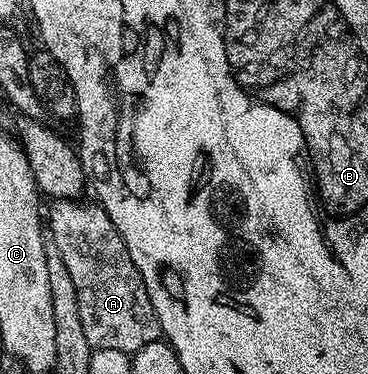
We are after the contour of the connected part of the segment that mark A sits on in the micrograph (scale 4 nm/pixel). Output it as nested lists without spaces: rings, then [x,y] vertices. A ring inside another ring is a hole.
[[[62,198],[53,201],[51,203],[52,207],[49,210],[47,207],[46,210],[46,230],[54,240],[54,244],[58,244],[58,252],[62,252],[62,261],[66,264],[66,269],[70,271],[70,280],[74,280],[74,292],[78,292],[78,316],[82,319],[82,332],[86,332],[86,340],[90,343],[92,349],[118,348],[118,352],[126,352],[131,356],[137,350],[146,348],[146,344],[157,341],[161,337],[158,316],[154,312],[154,304],[150,304],[150,296],[146,292],[146,284],[142,280],[142,276],[138,272],[134,260],[130,258],[130,252],[126,250],[126,244],[122,240],[118,228],[114,228],[114,224],[110,224],[110,216],[106,216],[106,212],[100,205],[93,204],[91,201],[89,201],[90,203],[84,201],[73,200],[71,198]]]

